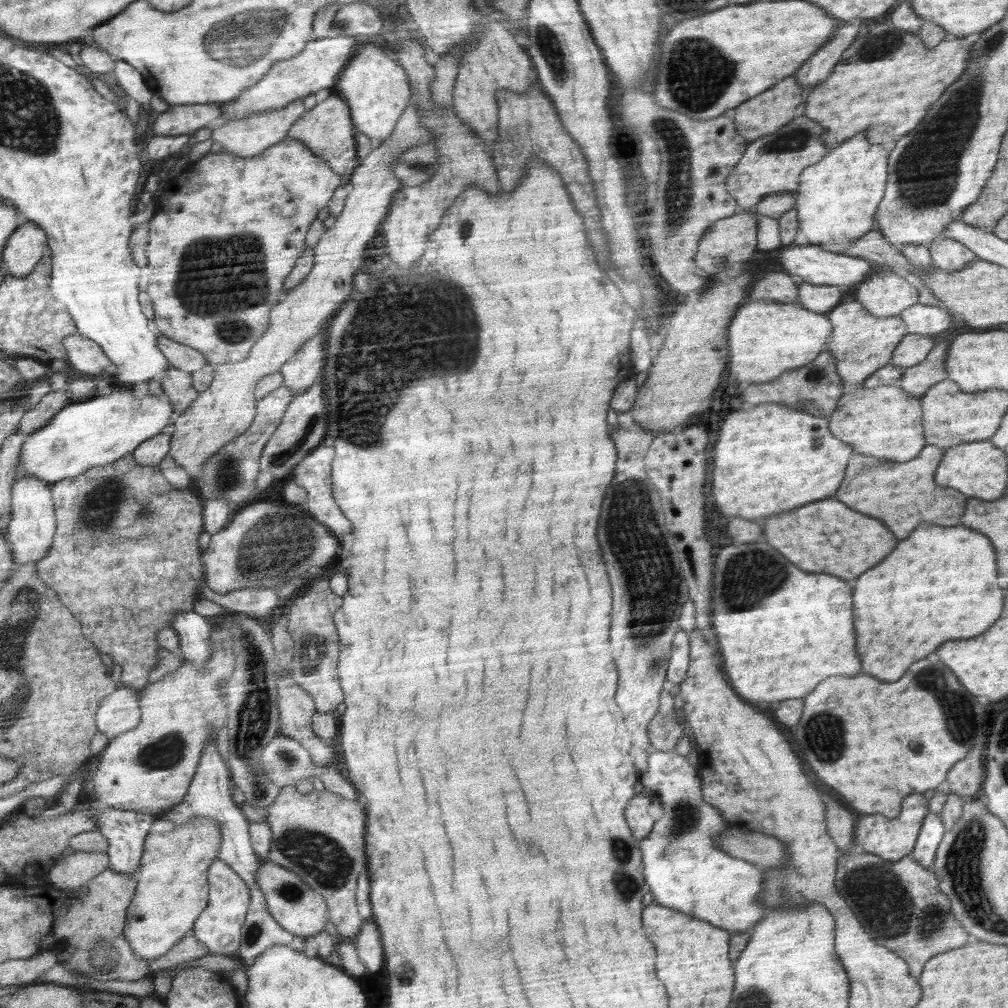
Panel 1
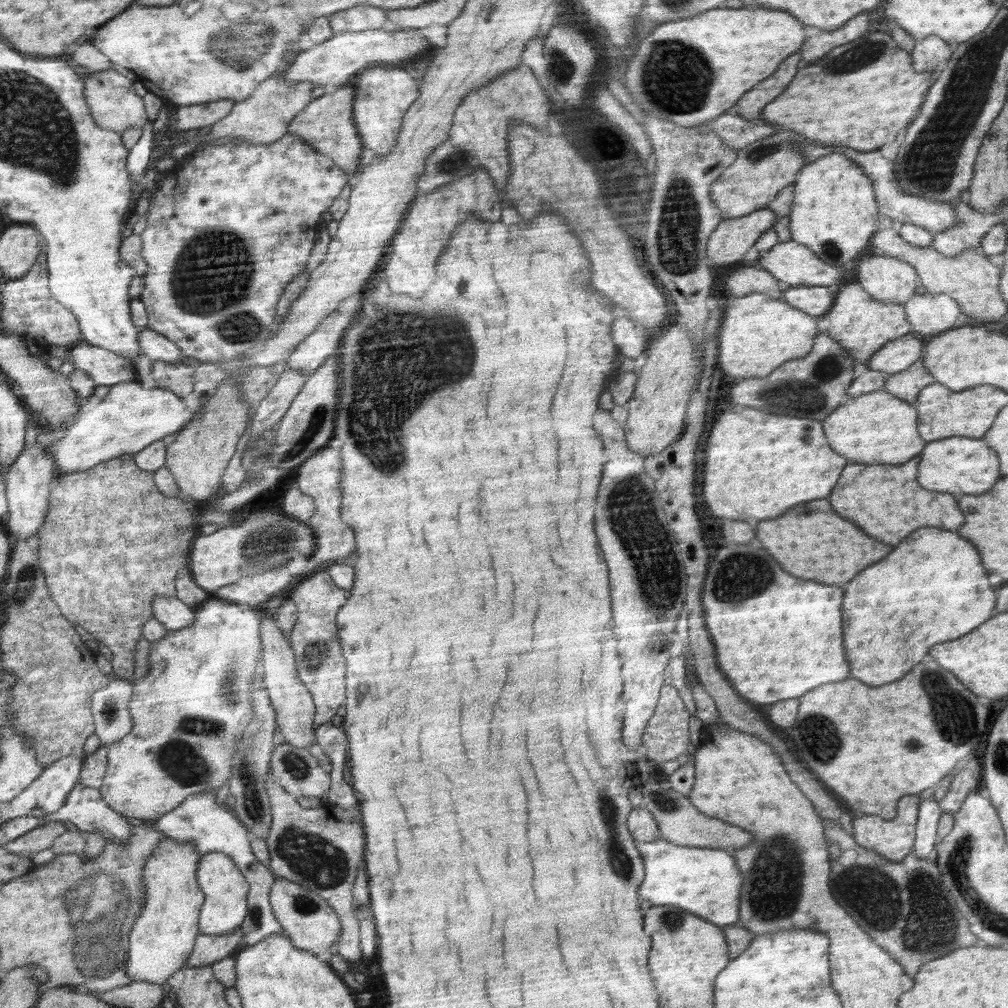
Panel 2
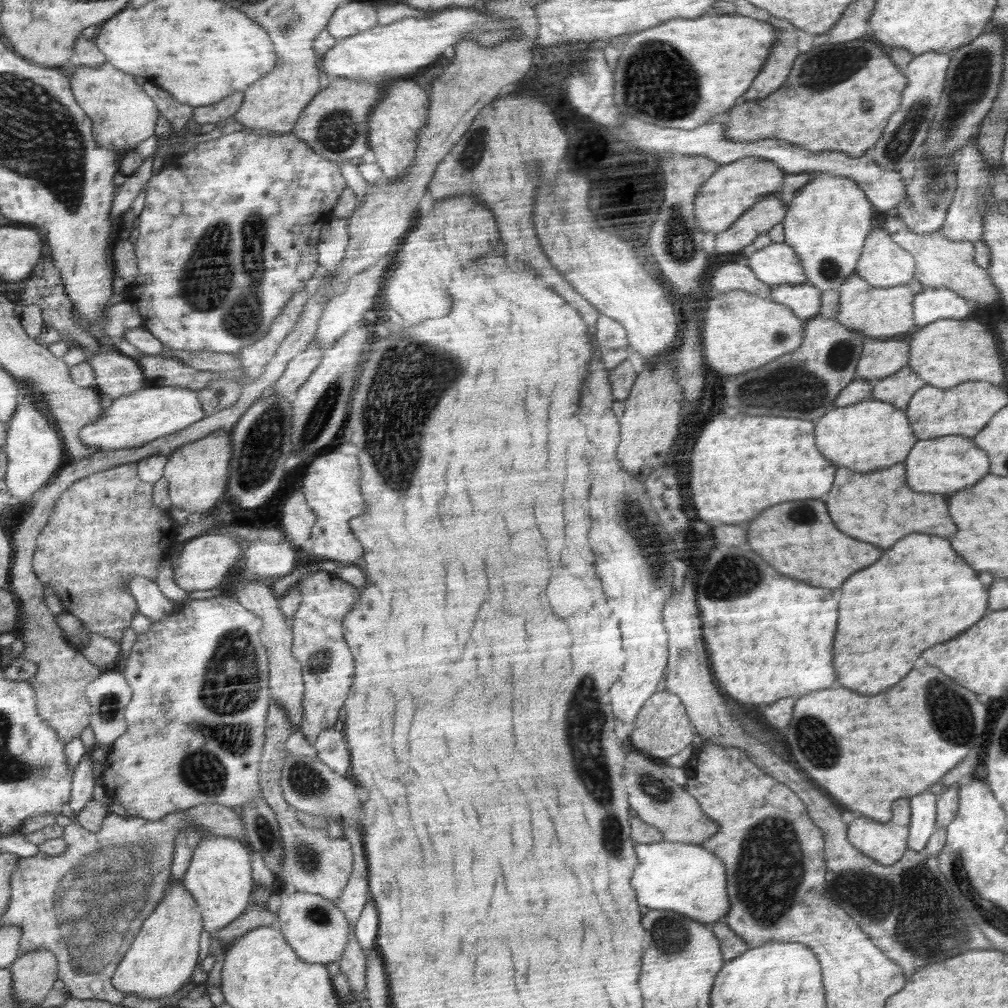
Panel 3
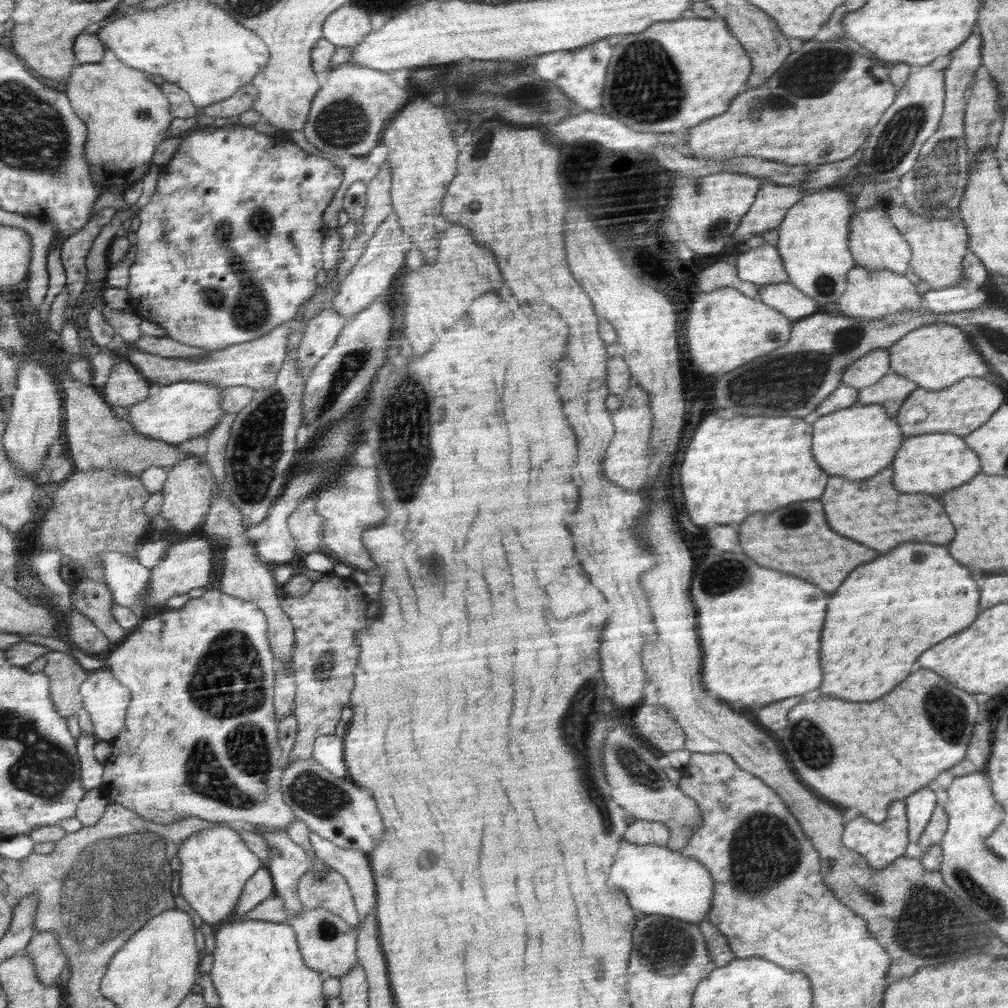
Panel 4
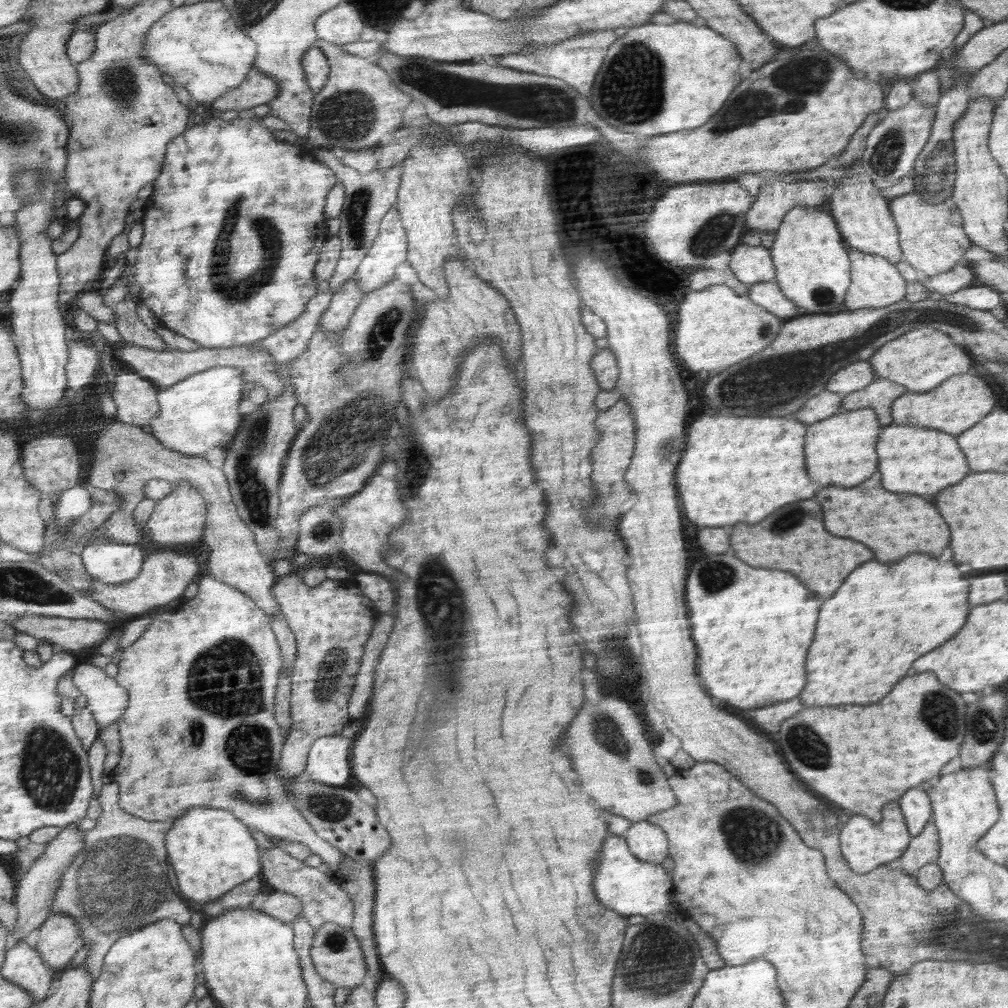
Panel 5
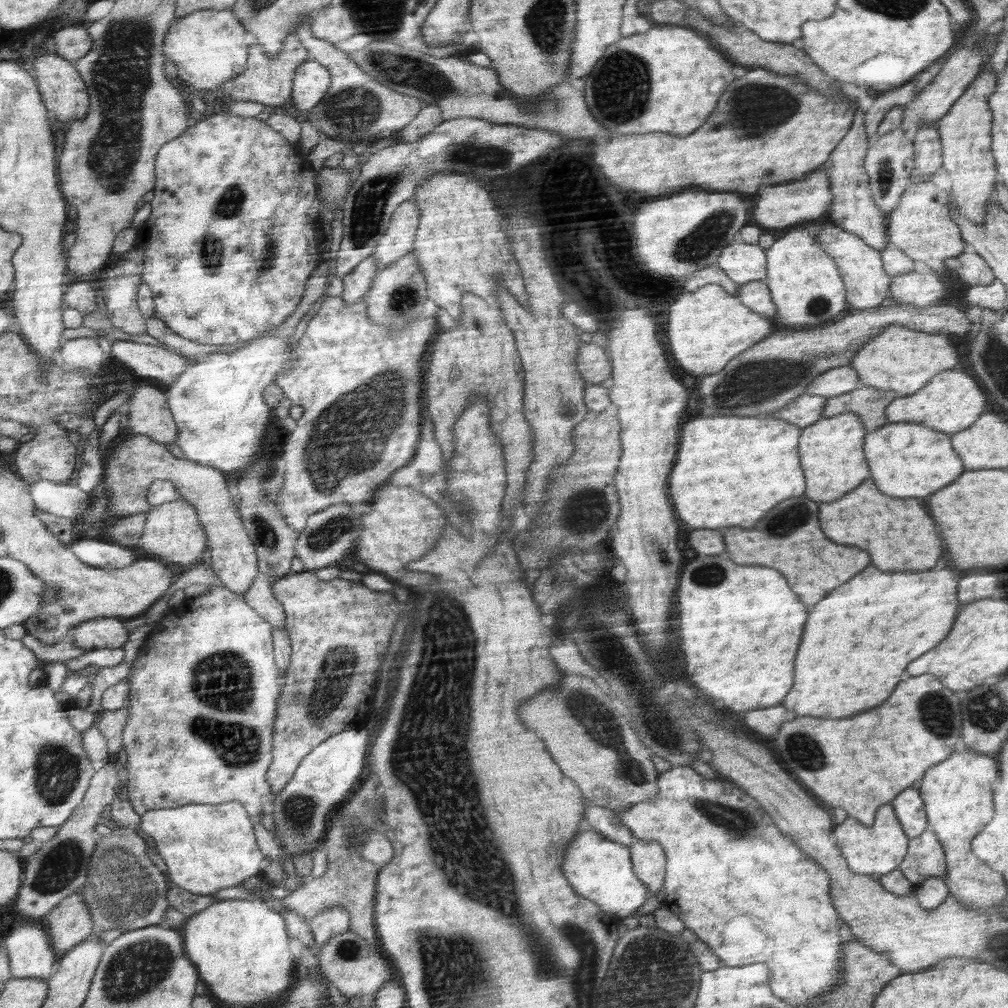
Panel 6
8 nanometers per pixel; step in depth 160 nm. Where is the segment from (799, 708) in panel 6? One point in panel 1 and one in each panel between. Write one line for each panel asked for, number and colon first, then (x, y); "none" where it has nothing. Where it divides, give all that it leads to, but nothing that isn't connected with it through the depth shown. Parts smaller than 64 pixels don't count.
1: (916, 599)
2: (931, 589)
3: (920, 594)
4: (889, 612)
5: (888, 615)

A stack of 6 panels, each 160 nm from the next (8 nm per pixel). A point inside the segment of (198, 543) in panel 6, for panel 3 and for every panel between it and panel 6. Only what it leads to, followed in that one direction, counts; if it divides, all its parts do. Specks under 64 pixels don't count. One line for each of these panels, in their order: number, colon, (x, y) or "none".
3: (197, 473)
4: (187, 492)
5: (178, 519)

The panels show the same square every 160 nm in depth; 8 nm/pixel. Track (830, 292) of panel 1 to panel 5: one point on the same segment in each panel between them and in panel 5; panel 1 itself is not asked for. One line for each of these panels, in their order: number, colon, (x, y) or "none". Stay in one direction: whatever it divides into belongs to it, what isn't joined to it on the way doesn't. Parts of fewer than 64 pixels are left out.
2: (815, 300)
3: (805, 300)
4: (784, 297)
5: (767, 295)

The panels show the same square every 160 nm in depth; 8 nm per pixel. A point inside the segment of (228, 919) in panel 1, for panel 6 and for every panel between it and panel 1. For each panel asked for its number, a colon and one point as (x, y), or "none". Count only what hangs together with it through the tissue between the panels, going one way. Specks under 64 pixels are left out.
2: (221, 880)
3: (218, 877)
4: (215, 864)
5: (212, 851)
6: (206, 847)

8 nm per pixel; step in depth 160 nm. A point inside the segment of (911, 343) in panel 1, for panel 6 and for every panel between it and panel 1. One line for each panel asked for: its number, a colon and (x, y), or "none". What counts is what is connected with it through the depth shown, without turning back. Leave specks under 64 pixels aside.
2: (898, 355)
3: (880, 358)
4: (874, 366)
5: (857, 376)
6: (834, 382)

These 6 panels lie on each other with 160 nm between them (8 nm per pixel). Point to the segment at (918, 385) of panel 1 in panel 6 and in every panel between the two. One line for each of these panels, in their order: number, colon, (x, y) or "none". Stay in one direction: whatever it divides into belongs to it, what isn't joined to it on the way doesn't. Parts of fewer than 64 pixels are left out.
2: (908, 384)
3: (898, 389)
4: (891, 391)
5: (880, 395)
6: (870, 403)

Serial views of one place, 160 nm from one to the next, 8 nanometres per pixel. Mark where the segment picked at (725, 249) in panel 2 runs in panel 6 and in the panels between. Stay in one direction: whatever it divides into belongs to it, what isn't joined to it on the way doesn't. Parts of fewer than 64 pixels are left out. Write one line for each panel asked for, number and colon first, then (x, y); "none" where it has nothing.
3: (760, 218)
4: (767, 213)
5: (778, 196)
6: (781, 205)

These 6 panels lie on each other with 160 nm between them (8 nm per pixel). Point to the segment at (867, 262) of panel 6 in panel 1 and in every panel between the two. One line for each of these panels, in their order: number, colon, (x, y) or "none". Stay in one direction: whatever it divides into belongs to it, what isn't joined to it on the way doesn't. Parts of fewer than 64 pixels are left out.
1: (862, 343)
2: (863, 325)
3: (874, 312)
4: (871, 295)
5: (876, 282)

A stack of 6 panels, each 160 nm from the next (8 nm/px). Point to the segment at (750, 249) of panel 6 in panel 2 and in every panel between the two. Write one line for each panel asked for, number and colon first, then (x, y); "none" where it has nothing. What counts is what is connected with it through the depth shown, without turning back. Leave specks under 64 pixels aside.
2: (792, 262)
3: (777, 264)
4: (764, 265)
5: (751, 264)

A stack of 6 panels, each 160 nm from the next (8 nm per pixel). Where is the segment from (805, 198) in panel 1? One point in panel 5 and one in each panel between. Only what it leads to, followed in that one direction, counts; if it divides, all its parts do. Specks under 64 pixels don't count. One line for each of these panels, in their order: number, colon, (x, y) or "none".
2: (834, 209)
3: (827, 222)
4: (814, 238)
5: (812, 267)

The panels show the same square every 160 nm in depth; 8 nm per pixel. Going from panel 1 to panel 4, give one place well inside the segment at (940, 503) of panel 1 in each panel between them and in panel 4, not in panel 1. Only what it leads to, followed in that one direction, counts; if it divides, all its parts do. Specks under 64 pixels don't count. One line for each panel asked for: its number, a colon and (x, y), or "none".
2: (889, 515)
3: (855, 496)
4: (884, 513)

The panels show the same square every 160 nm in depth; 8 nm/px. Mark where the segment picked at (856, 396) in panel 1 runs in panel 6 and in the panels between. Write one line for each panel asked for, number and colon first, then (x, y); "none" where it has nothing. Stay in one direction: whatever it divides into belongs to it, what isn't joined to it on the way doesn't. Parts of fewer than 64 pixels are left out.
2: (878, 428)
3: (871, 435)
4: (857, 442)
5: (841, 448)
6: (833, 453)

